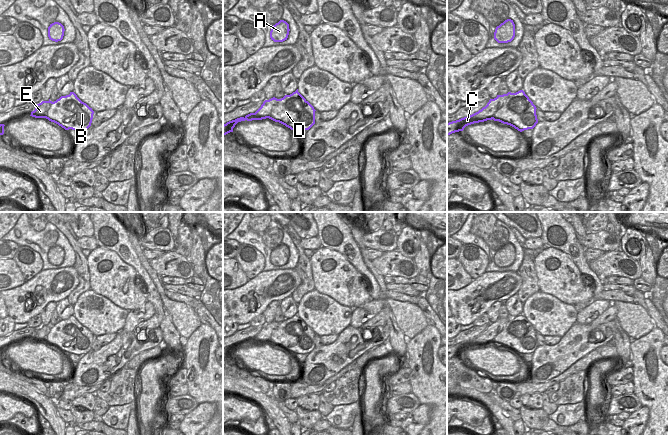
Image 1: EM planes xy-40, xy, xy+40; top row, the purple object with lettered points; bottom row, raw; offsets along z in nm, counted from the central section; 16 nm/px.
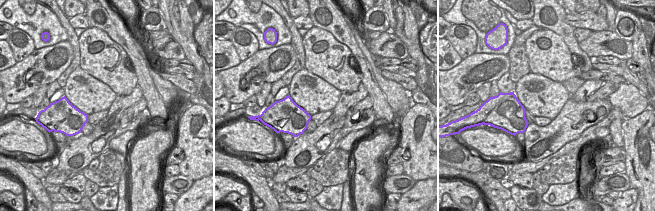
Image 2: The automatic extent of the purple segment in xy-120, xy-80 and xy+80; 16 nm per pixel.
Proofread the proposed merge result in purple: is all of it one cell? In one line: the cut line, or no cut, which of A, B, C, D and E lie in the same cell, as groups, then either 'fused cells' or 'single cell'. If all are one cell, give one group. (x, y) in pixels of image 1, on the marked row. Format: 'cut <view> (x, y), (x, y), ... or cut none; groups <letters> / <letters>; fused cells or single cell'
cut xy+40 (513, 93), (492, 118); groups A B D / C E; fused cells

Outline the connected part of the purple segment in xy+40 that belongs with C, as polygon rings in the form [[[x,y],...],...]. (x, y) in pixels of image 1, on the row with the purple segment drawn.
[[[508,92],[507,94],[497,95],[496,98],[490,99],[485,107],[483,107],[478,112],[470,115],[469,117],[464,117],[456,121],[447,123],[447,135],[455,132],[463,131],[468,125],[484,122],[487,120],[492,120],[494,114],[503,106],[505,101],[513,93]]]

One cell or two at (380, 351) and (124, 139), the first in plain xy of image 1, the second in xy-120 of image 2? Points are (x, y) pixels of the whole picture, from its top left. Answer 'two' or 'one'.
one

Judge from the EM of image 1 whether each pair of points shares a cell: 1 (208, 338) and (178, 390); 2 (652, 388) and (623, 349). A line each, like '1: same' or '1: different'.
1: different
2: different

